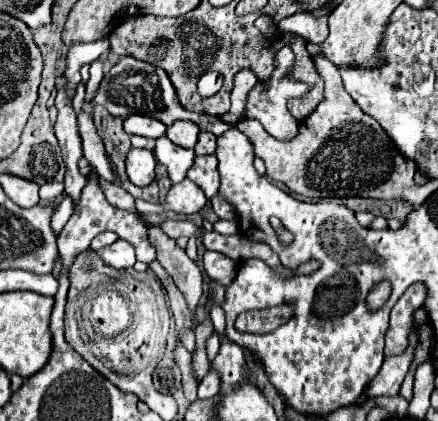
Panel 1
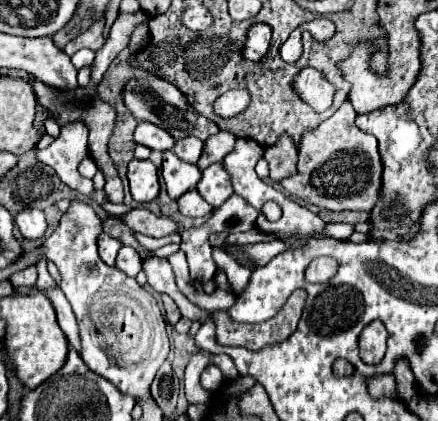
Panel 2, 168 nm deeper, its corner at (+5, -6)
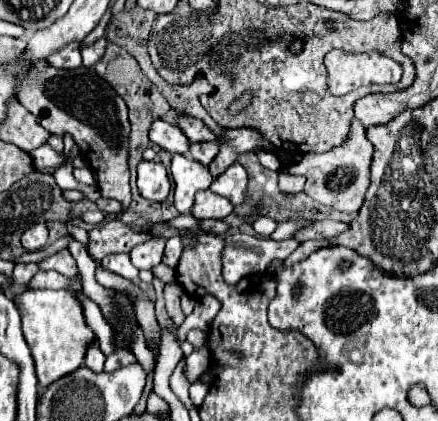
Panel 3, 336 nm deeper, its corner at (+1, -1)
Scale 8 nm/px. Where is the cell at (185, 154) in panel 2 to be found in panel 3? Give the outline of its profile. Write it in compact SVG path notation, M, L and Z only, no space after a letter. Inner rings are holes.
M200 141L200 143L190 143L190 149L188 149L190 157L200 161L202 165L208 165L214 155L218 153L218 143L216 141Z

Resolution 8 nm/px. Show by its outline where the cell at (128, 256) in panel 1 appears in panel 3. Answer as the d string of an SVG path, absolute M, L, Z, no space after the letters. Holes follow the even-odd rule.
M158 237L158 239L152 239L148 243L142 243L142 245L136 245L132 251L130 251L130 259L132 259L132 265L138 267L138 269L152 269L160 263L162 259L162 251L164 251L164 239Z

